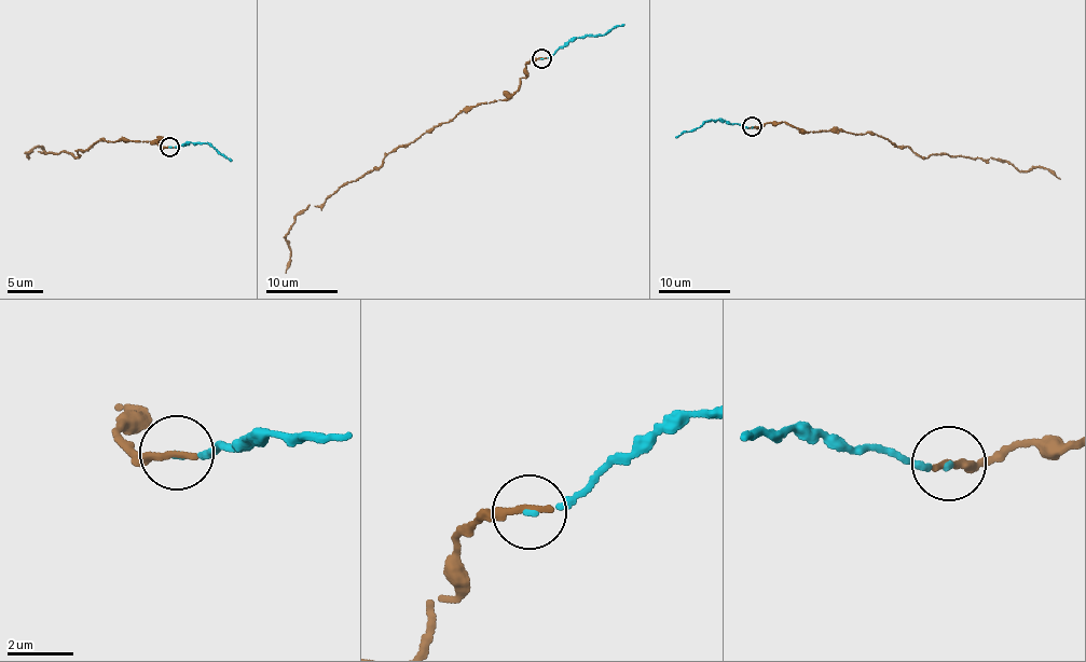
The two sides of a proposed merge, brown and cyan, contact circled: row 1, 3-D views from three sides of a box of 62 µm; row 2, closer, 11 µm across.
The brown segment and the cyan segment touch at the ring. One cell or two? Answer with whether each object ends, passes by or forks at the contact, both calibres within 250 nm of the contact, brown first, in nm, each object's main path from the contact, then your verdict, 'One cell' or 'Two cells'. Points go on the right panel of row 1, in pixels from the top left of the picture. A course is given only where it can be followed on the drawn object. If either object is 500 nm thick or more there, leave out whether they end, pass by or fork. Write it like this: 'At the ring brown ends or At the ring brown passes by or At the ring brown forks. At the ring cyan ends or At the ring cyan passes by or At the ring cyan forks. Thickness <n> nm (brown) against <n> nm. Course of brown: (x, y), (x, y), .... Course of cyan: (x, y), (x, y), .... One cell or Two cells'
At the ring brown ends. At the ring cyan ends. Thickness 240 nm (brown) against 150 nm. Course of brown: (752, 127), (873, 132), (925, 159), (998, 159), (1059, 178). Course of cyan: (752, 127), (711, 120), (676, 138). One cell

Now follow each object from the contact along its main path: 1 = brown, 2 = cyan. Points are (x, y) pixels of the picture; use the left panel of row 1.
1: (169, 147), (160, 147), (161, 137), (100, 138), (74, 157), (26, 152), (41, 145), (44, 151)
2: (169, 147), (200, 142), (217, 149), (231, 161)

